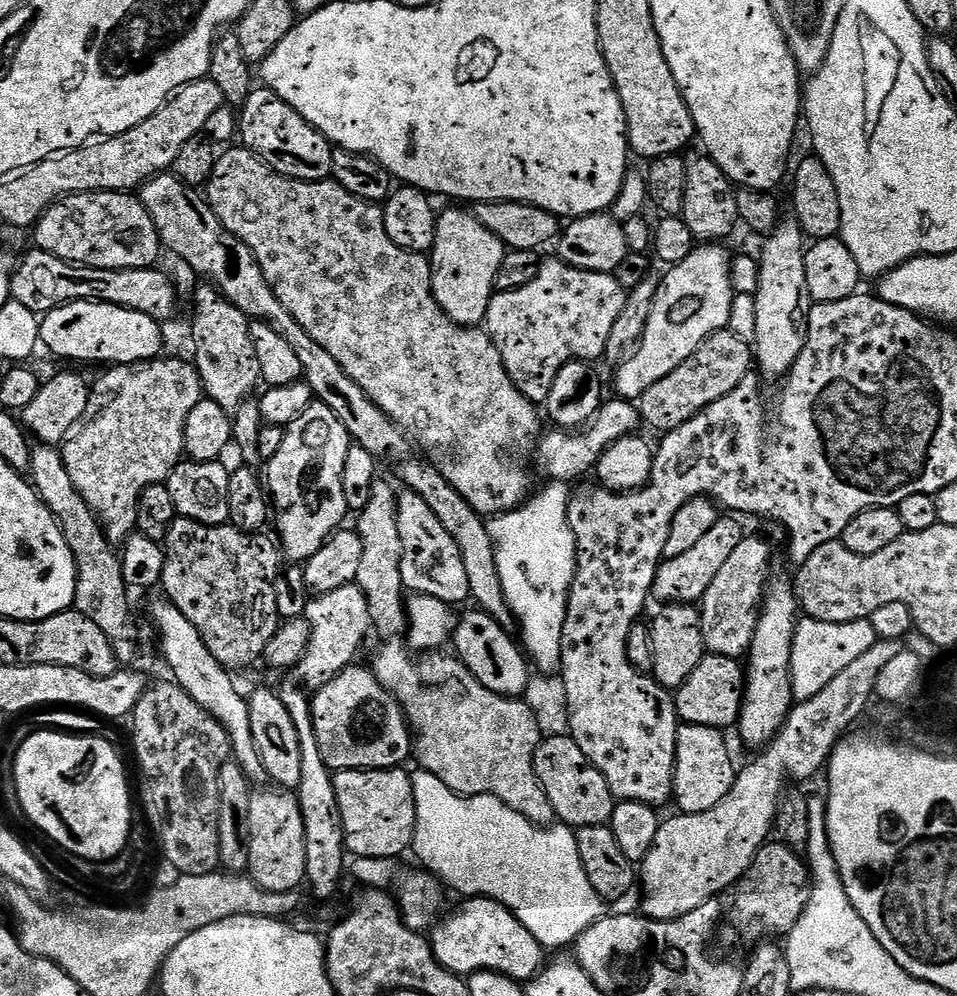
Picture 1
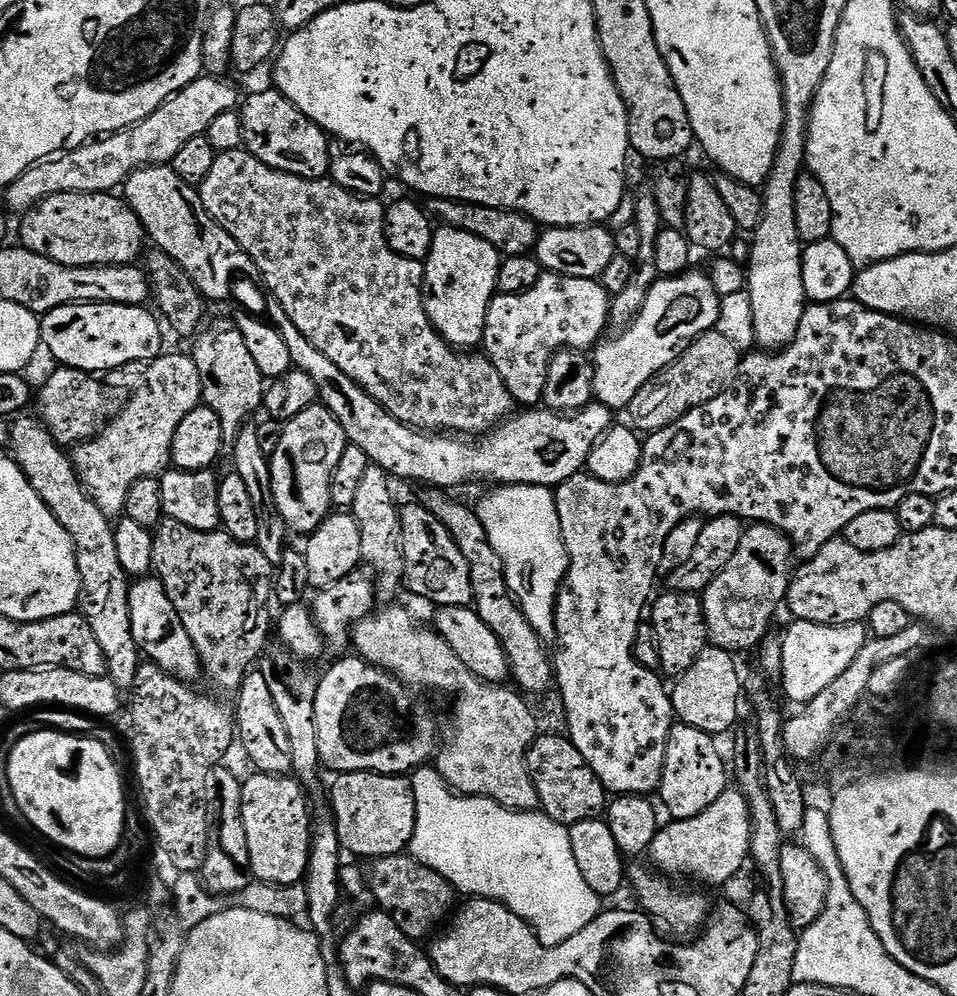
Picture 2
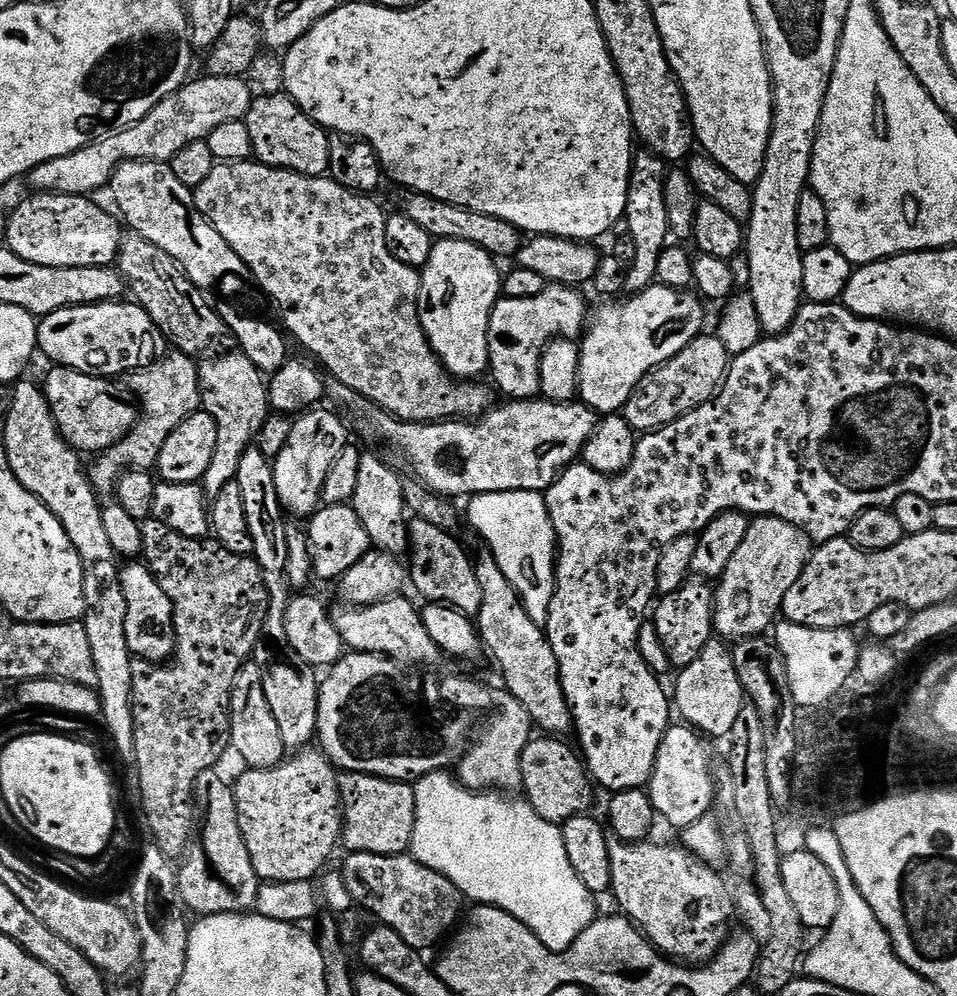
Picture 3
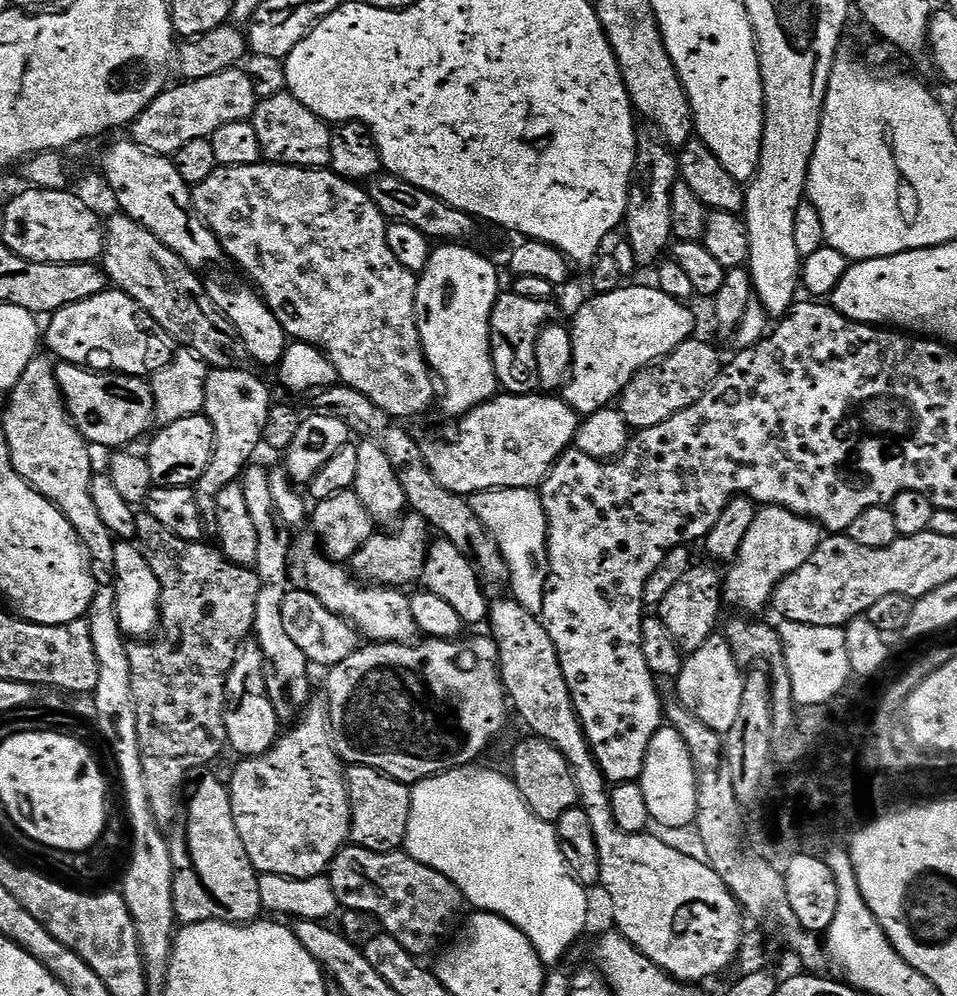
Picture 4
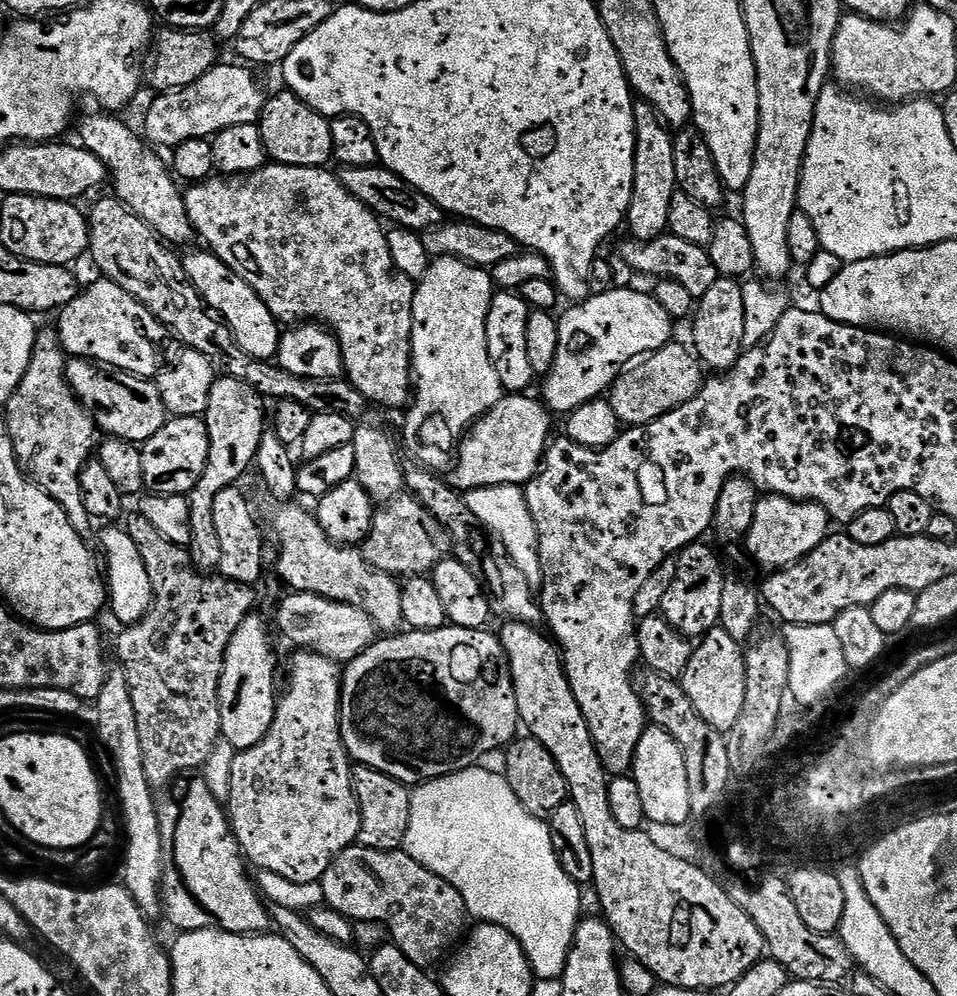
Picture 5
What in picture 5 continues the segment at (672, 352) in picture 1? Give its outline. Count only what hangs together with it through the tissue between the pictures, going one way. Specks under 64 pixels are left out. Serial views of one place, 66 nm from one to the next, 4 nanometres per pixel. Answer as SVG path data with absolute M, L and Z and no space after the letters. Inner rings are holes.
M635 287L628 288L612 288L608 293L591 295L583 302L573 303L568 306L564 313L559 313L558 319L560 325L558 326L558 354L554 360L554 366L548 371L548 375L543 377L542 384L544 384L544 396L542 395L542 403L549 412L553 414L567 414L578 410L582 406L586 406L592 400L599 400L611 389L612 384L620 376L620 373L625 371L633 362L639 361L641 358L658 351L662 346L673 343L674 336L672 336L672 327L674 321L672 315L666 310L662 310L662 302L656 300L655 295L651 291L636 292Z

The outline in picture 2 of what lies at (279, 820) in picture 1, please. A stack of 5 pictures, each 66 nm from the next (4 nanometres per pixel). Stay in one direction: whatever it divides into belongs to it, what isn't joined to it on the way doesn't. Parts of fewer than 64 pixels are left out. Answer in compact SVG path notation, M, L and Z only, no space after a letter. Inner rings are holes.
M252 774L249 780L241 783L242 826L246 826L246 846L250 854L250 872L261 884L298 884L308 875L310 842L314 812L308 809L308 796L301 781L286 776L266 776Z

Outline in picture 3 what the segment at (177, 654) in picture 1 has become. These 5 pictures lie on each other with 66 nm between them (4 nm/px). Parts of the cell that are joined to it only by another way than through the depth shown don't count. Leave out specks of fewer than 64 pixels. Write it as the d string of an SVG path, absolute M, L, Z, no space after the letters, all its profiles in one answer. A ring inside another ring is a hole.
M144 562L125 563L120 570L120 584L124 587L126 598L128 649L133 657L142 660L167 661L176 651L176 627L172 621L172 603L170 598L166 598L166 590L162 590L155 574Z

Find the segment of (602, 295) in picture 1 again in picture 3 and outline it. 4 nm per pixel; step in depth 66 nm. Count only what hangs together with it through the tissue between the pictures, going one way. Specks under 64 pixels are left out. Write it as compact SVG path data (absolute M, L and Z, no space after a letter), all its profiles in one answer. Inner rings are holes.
M549 283L542 290L542 294L534 294L534 298L501 298L497 300L496 305L492 308L492 313L490 314L490 330L488 331L488 367L490 369L490 376L496 379L495 387L498 389L500 387L501 397L507 398L509 401L514 400L534 400L540 396L540 359L542 358L542 350L547 346L552 340L559 340L561 338L576 338L585 331L586 325L590 320L590 307L579 296L577 289L575 287L568 287L564 284Z

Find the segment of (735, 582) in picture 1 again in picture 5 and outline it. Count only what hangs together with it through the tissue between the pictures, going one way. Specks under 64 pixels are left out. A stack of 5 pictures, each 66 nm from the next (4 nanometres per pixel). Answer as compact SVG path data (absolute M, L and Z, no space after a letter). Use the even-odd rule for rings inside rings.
M761 495L756 501L754 522L746 537L746 552L767 570L789 568L803 560L830 535L830 517L822 505L791 500L785 496Z

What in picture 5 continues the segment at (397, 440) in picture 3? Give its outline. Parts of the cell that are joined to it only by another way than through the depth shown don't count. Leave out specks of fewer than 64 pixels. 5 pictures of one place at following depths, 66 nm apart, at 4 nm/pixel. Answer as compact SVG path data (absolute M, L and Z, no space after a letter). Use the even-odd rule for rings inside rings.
M532 394L504 395L481 420L472 425L468 435L460 441L458 455L450 472L451 483L464 494L473 488L527 485L544 463L544 452L553 435L552 420L553 413L537 397L535 400Z

